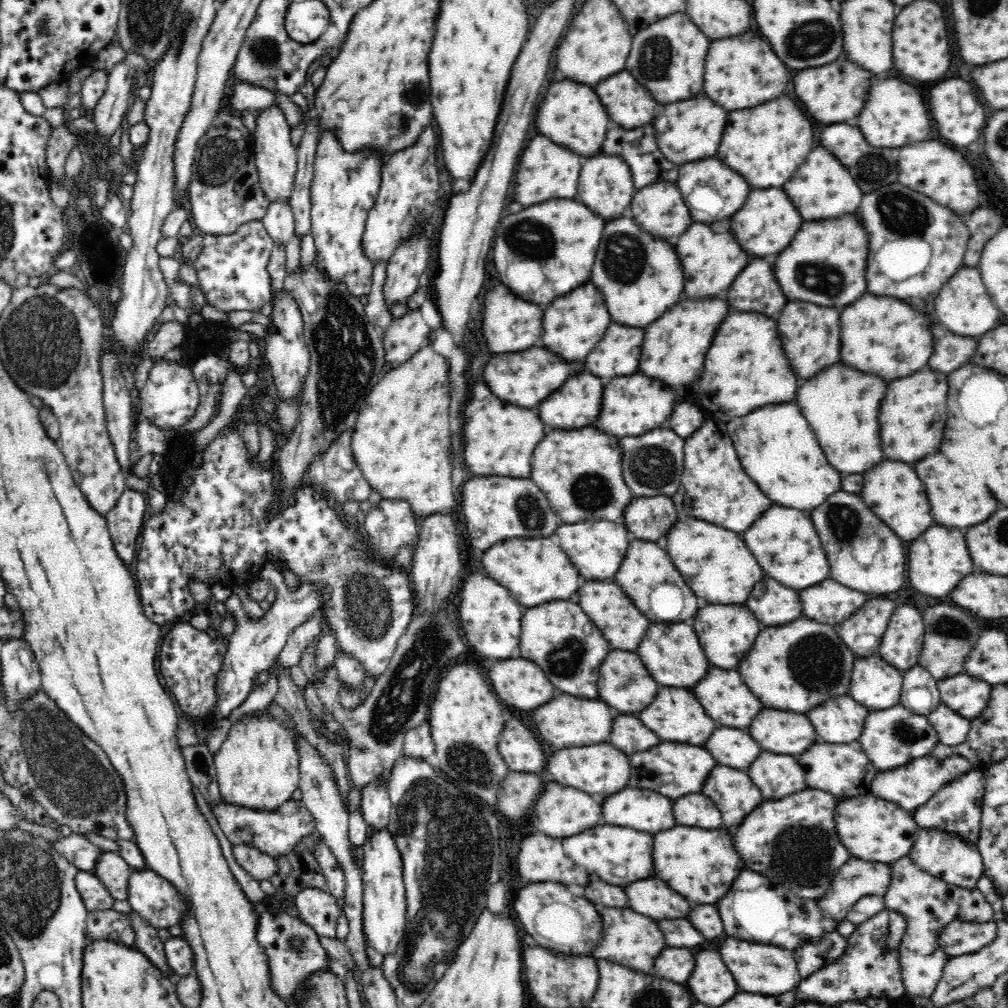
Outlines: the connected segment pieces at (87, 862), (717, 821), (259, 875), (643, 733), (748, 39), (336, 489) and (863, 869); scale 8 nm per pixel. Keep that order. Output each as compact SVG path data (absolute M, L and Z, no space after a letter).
M75 834L54 842L57 850L64 854L80 871L95 873L96 862L105 852L96 846L88 836Z
M686 794L678 798L676 800L676 820L682 826L698 826L698 828L722 826L720 810L704 794Z
M233 844L232 854L236 862L257 881L267 880L276 872L273 857L248 844Z
M618 716L610 742L614 746L620 746L620 750L632 754L632 752L642 752L642 750L654 748L662 740L648 726L644 726L640 718Z
M754 27L754 30L746 30L740 36L732 35L711 41L706 58L704 93L726 110L748 108L782 94L790 82L788 72L790 69L776 56L764 34Z
M355 427L348 428L348 430L340 432L338 438L323 451L316 453L308 466L308 471L304 478L304 480L310 481L316 486L324 487L324 490L328 491L328 494L332 495L332 498L336 499L340 504L348 499L356 499L356 501L362 502L368 499L372 489L368 479L362 473L358 461L356 461L354 451L352 451L352 438L354 434Z
M852 857L846 862L828 888L826 896L816 900L828 916L842 919L864 895L884 896L892 884L892 865Z

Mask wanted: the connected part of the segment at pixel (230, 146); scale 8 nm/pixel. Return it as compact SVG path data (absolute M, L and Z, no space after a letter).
M223 105L218 116L214 118L212 128L206 132L206 136L198 144L188 195L193 224L196 224L198 231L205 235L234 234L239 226L250 221L261 220L265 215L266 207L270 204L266 191L260 185L258 169L255 165L255 145L252 134L242 119L240 112L228 105Z

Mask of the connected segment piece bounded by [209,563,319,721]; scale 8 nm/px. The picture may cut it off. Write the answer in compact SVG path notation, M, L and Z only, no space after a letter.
M271 564L264 566L259 578L268 581L276 592L275 601L262 618L252 617L242 609L240 596L230 594L223 605L227 616L234 622L234 632L228 637L227 649L215 680L215 701L209 710L209 721L226 718L234 709L238 709L248 698L252 682L258 674L269 671L287 641L290 631L302 624L310 615L319 614L319 590L311 584L302 584L296 592L290 592L284 584L281 571Z

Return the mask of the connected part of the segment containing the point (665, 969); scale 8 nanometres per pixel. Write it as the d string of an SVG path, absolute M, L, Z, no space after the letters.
M668 948L656 962L656 972L677 983L686 983L694 972L696 956L684 948Z

